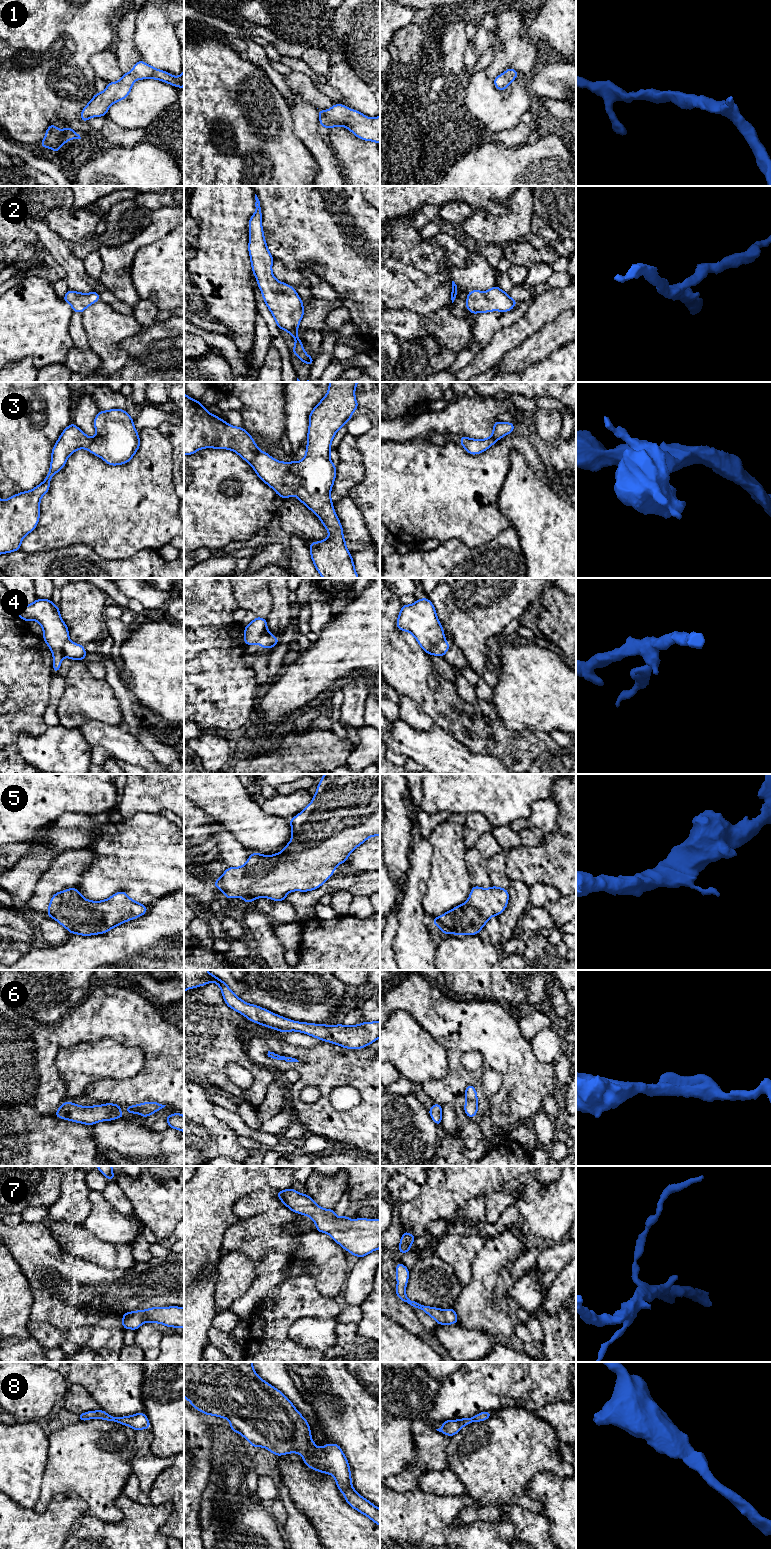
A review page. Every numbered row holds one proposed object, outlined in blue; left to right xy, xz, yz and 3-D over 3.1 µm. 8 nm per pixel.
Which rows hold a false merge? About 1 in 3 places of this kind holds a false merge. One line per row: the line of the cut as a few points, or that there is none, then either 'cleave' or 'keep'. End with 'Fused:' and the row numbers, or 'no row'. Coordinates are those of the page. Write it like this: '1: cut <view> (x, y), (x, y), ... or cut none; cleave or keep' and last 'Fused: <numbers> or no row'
1: cut none; keep
2: cut none; keep
3: cut none; keep
4: cut xy (68, 639), (63, 647), (63, 656); cleave
5: cut none; keep
6: cut none; keep
7: cut none; keep
8: cut none; keep
Fused: 4

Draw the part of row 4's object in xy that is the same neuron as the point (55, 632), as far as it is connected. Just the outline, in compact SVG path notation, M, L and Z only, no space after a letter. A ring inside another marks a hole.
M36 599L32 604L20 606L17 615L25 621L37 621L43 628L43 639L53 654L53 672L58 673L64 658L63 647L69 640L69 631L61 619L59 606L50 599Z

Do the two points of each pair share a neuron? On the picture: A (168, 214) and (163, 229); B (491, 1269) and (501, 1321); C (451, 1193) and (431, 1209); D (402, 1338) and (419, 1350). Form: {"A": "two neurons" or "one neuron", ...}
{"A": "one neuron", "B": "one neuron", "C": "one neuron", "D": "one neuron"}

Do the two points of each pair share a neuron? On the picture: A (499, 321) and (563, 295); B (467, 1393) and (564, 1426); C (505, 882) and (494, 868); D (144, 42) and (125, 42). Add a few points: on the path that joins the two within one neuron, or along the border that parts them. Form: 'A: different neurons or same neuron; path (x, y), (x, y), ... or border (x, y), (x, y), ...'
A: different neurons; border (535, 299), (528, 310), (510, 326)
B: different neurons; border (560, 1400), (549, 1402), (538, 1408), (527, 1408)
C: same neuron; path (502, 879), (497, 874), (497, 871)
D: different neurons; border (135, 19), (134, 48), (140, 59)

